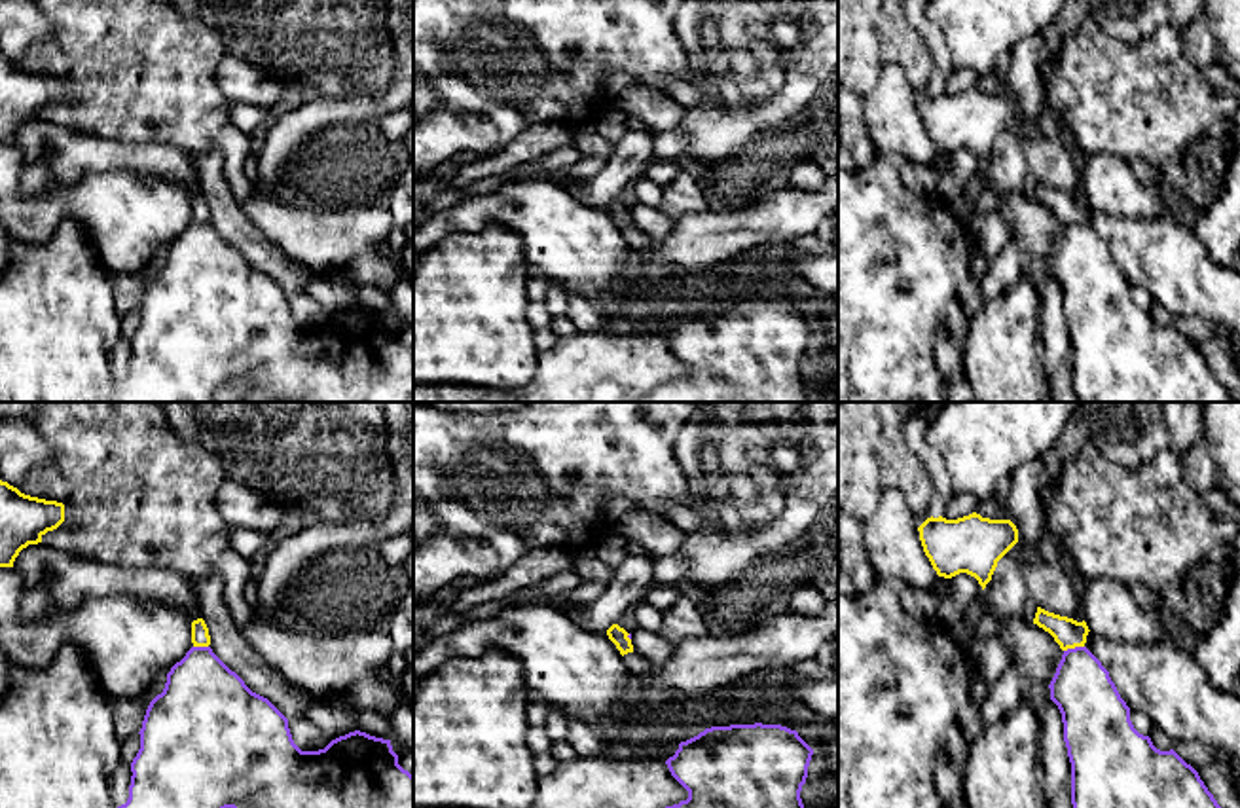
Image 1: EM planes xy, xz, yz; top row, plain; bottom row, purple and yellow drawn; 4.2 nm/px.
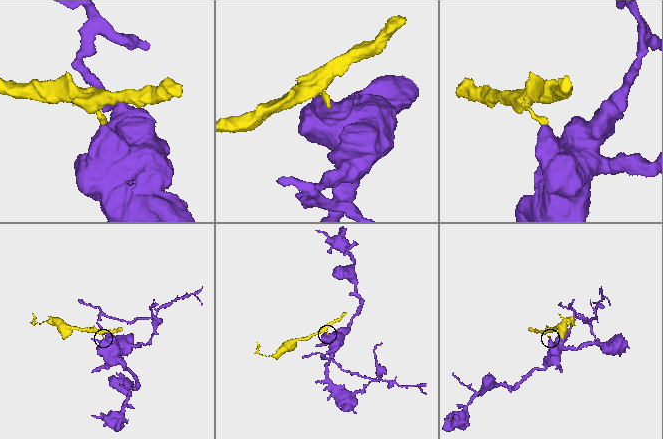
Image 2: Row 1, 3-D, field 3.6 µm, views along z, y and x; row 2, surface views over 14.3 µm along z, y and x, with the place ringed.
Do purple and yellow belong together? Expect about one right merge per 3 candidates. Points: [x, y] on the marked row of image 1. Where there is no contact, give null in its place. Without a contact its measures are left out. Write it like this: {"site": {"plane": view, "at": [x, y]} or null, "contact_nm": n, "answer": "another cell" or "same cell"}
{"site": {"plane": "yz", "at": [1075, 647]}, "contact_nm": 90, "answer": "another cell"}

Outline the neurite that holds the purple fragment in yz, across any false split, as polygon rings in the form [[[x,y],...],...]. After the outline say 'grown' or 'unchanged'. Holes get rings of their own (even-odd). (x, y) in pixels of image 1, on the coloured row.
[[[1086,647],[1064,651],[1049,689],[1050,700],[1062,713],[1064,742],[1071,762],[1073,808],[1221,808],[1191,764],[1174,749],[1157,749],[1149,736],[1134,728],[1130,707],[1121,698],[1109,671]]]; unchanged

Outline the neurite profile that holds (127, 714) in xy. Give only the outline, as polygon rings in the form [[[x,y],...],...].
[[[167,675],[152,683],[142,696],[118,698],[112,702],[112,721],[119,742],[140,732],[150,702],[163,692],[165,683]]]

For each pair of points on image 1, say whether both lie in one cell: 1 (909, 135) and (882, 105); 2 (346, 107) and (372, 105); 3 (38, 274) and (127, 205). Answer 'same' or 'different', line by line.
1: same
2: same
3: different

